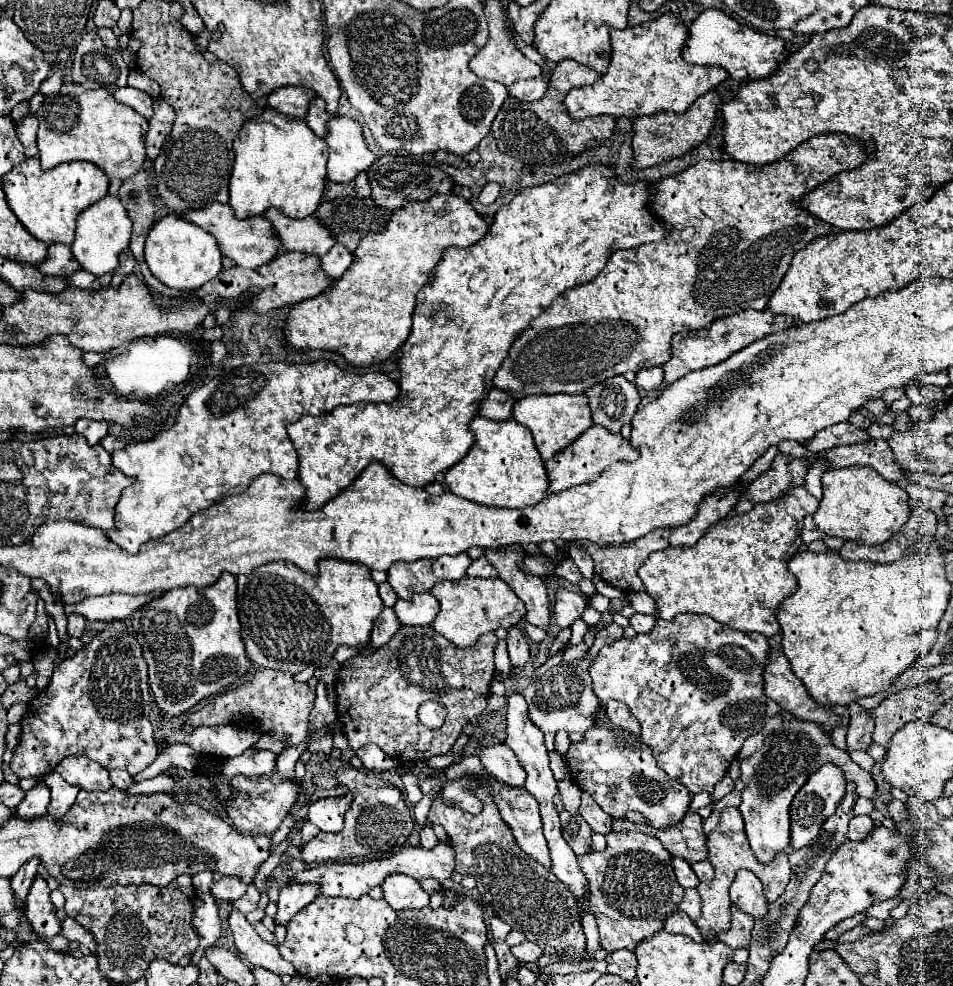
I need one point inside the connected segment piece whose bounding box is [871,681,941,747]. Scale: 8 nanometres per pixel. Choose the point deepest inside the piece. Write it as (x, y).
(920, 703)

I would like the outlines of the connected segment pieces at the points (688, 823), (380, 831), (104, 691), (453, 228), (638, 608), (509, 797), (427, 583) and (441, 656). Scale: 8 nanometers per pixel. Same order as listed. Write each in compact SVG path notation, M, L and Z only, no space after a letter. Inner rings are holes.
M687 813L683 821L669 829L653 829L651 825L633 825L623 819L613 819L613 831L621 832L627 829L639 829L647 835L657 837L663 847L671 853L671 857L681 857L689 863L703 861L707 857L707 847L705 847L705 835L701 827L703 819L697 813Z
M343 765L335 773L339 785L353 793L353 805L345 813L345 827L341 833L319 833L301 849L301 859L305 863L329 863L329 861L369 861L383 859L401 849L411 835L415 823L411 809L405 803L401 791L389 781L371 779L351 765Z
M123 621L113 623L111 627L103 629L89 641L75 657L65 659L51 675L49 685L37 693L27 705L27 711L21 719L21 739L13 751L11 769L13 773L23 777L45 777L51 773L63 757L69 755L87 755L89 759L101 763L107 771L111 769L125 769L131 775L141 773L159 755L153 727L149 723L151 713L151 693L147 681L147 663L141 655L141 645L129 631Z
M433 195L427 201L409 201L399 211L389 217L389 225L381 233L367 235L359 241L355 249L353 265L343 273L341 279L335 279L321 295L301 301L293 305L285 337L289 345L295 349L327 349L339 351L351 365L369 367L375 363L383 363L389 357L395 357L401 345L407 341L411 333L411 315L415 309L415 297L425 287L427 279L433 275L435 265L441 261L443 251L451 245L469 247L485 237L489 223L481 213L473 209L473 205L457 195Z
M631 591L631 593L625 593L625 599L629 601L632 607L637 613L652 614L656 616L657 623L655 627L651 629L651 633L645 633L645 635L637 635L633 639L617 639L615 643L611 645L605 645L597 657L591 661L589 665L589 675L591 675L591 681L593 681L593 693L599 697L599 701L609 701L609 699L617 699L617 701L623 701L625 705L629 705L631 713L637 717L637 721L641 723L641 741L645 745L651 747L653 751L653 757L657 759L657 765L661 765L661 769L675 781L679 781L681 785L685 785L691 793L713 793L713 787L727 775L727 769L729 765L733 763L733 759L739 755L741 747L743 747L743 741L751 735L757 735L765 723L769 719L773 719L775 715L781 715L781 707L767 699L765 693L763 693L763 667L765 667L765 661L767 661L767 651L769 651L769 645L767 645L767 639L761 635L761 633L743 633L743 631L733 631L729 629L727 625L721 625L719 621L713 621L709 615L691 615L691 613L683 613L683 615L677 615L673 621L663 621L659 619L657 615L657 608L655 602L645 591Z
M485 777L485 783L493 787L495 803L501 811L503 821L513 829L517 845L537 859L541 865L549 869L549 849L543 837L543 821L537 809L537 801L525 789L509 789L507 785L499 785L497 781Z
M459 553L457 557L441 555L437 559L425 559L425 561L413 561L413 563L397 563L389 567L389 585L397 591L397 595L405 601L409 601L417 593L427 593L435 583L461 579L471 565L471 559L465 553Z
M401 627L397 635L387 645L377 649L373 655L365 657L355 655L353 659L345 661L335 681L335 693L337 693L337 713L341 717L349 745L353 749L359 749L363 745L375 743L389 757L403 757L401 761L421 761L421 759L431 759L433 755L449 753L457 737L461 735L461 729L471 719L479 717L487 707L489 687L495 677L495 659L493 659L495 647L497 647L495 633L481 635L473 647L459 649L453 643L449 643L445 637L435 633L431 627ZM429 699L441 701L449 709L449 715L441 729L427 729L417 717L419 705Z

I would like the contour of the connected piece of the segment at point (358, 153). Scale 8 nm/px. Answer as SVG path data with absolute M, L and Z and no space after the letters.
M333 117L325 135L329 161L327 179L333 183L347 183L357 177L359 171L369 169L375 155L367 149L361 133L361 125L349 117Z

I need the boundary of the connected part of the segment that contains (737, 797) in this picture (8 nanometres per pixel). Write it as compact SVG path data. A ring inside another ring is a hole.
M733 789L729 795L725 795L721 801L715 803L715 809L717 811L725 811L727 807L739 807L739 805L741 805L741 793Z

